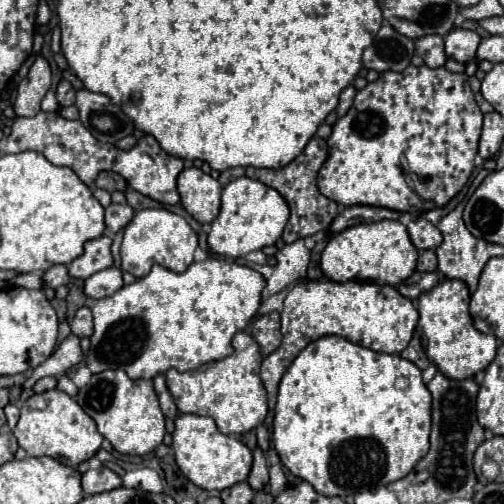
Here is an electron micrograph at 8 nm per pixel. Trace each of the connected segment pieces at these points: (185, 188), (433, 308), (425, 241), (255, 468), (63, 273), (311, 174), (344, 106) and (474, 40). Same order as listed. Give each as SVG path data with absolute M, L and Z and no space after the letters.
M185 168L177 176L181 206L197 222L213 222L219 214L221 184L199 168Z
M441 280L433 290L419 296L417 310L417 326L427 338L427 356L441 374L451 380L465 380L491 364L497 352L497 338L493 334L483 334L473 326L469 314L469 290L461 280Z
M415 218L407 226L411 242L415 244L417 250L429 250L437 248L441 244L441 232L425 218Z
M255 448L255 452L253 452L253 466L251 466L247 482L253 490L263 490L263 486L269 482L267 458L265 458L265 452L261 448Z
M65 264L51 266L43 276L43 282L49 288L59 288L61 284L67 284L67 280L69 280L69 268Z
M313 136L309 140L309 144L303 148L303 152L291 164L287 164L285 168L279 168L279 170L247 168L245 170L247 178L259 180L259 182L267 184L269 188L275 188L287 200L291 216L289 216L287 226L283 230L285 244L291 244L295 240L301 240L301 238L307 238L307 236L313 236L313 234L329 230L331 222L339 214L339 204L329 200L329 198L325 198L319 192L319 188L317 188L317 172L319 172L319 168L323 166L325 160L327 160L327 142L323 138L319 138L319 136Z
M347 86L343 92L341 92L341 98L339 98L339 106L337 106L337 116L343 116L347 110L349 110L349 106L353 104L353 98L355 98L355 88L353 86Z
M455 28L445 36L445 54L461 64L467 64L475 56L479 42L481 38L477 32Z

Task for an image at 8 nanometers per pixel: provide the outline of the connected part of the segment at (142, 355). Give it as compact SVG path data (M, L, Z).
M209 256L207 260L203 262L193 262L185 272L171 272L159 264L153 264L151 272L145 276L145 278L139 278L135 280L133 284L129 286L123 286L121 290L117 290L113 296L107 296L107 298L101 298L95 306L93 306L93 320L95 320L95 332L91 336L91 350L87 354L87 366L93 374L97 372L103 372L103 370L125 370L129 378L137 380L137 378L155 378L157 374L165 374L169 368L175 368L179 372L187 372L187 370L195 370L203 364L209 364L209 362L215 362L215 360L223 360L227 358L231 352L233 352L233 346L231 346L231 338L235 336L235 332L243 330L251 318L257 314L259 306L261 306L261 290L265 288L265 280L263 276L259 276L259 272L247 268L247 266L241 266L241 264L235 264L235 262L229 262L229 260L221 260L221 258L213 258Z

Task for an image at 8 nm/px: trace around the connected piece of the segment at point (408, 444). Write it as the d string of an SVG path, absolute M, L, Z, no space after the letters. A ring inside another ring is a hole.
M323 336L323 338L307 344L307 348L301 350L301 354L293 360L293 364L283 374L281 384L279 384L277 406L275 406L273 412L272 429L272 446L279 452L283 466L287 466L295 476L309 482L319 494L347 498L349 494L363 492L363 490L375 488L375 486L387 486L395 480L401 480L427 454L427 450L429 450L429 430L431 430L431 392L427 390L427 386L421 380L421 370L413 362L401 358L399 354L373 352L369 348L363 348L363 346L349 342L343 336Z

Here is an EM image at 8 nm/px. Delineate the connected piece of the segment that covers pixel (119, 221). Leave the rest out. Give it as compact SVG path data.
M109 204L105 208L105 228L109 232L119 232L131 222L133 214L135 212L129 204Z

